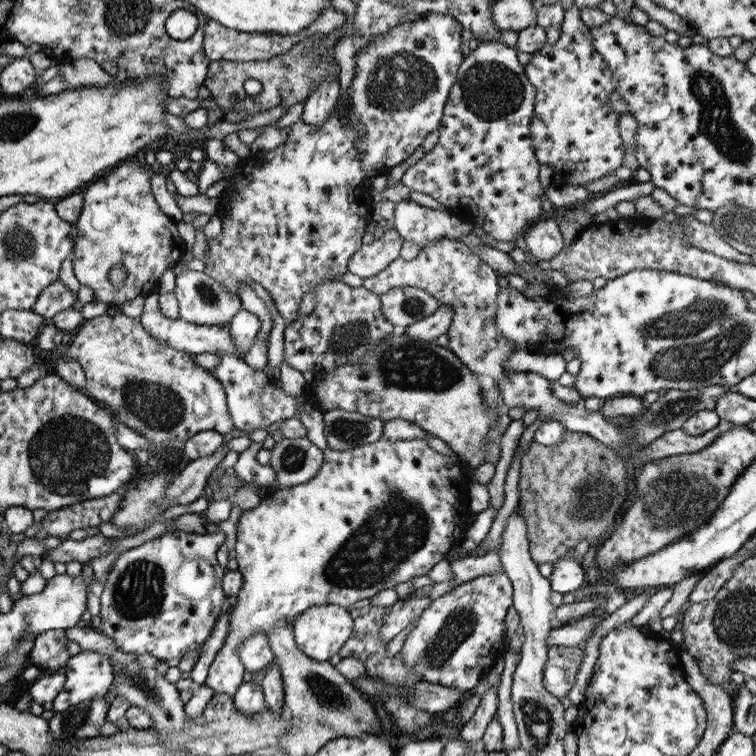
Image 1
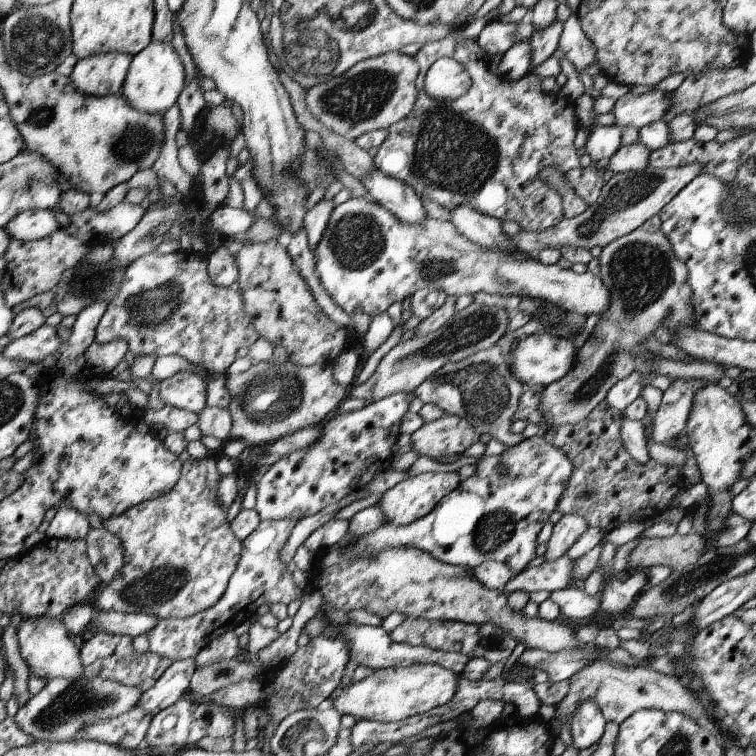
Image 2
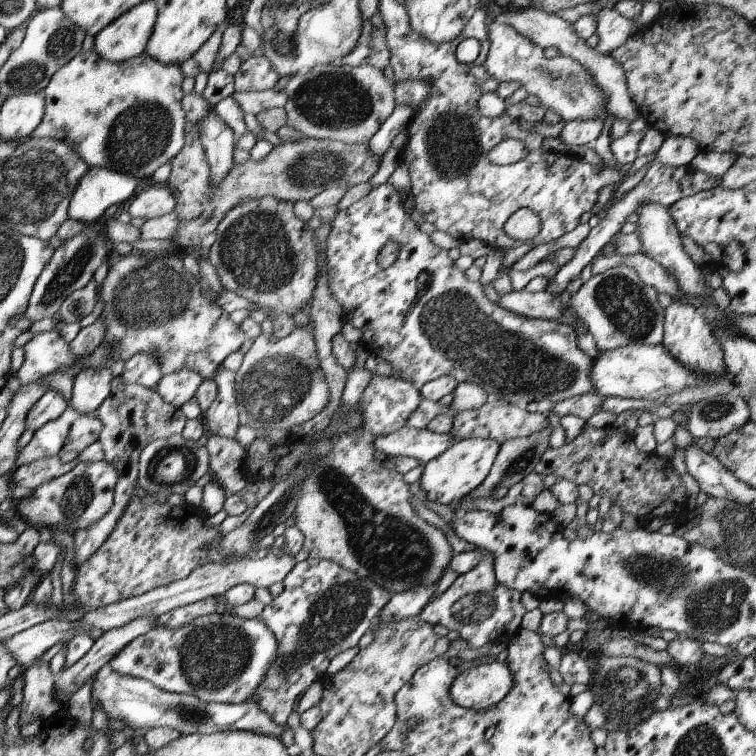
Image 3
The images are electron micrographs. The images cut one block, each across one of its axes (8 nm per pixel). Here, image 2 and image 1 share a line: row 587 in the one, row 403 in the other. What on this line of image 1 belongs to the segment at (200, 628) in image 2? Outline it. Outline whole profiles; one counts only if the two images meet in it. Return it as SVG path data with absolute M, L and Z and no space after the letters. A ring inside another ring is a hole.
M219 356L219 358L221 358L219 366L209 372L213 372L225 388L229 418L233 420L233 426L237 430L251 434L255 430L265 430L267 426L271 426L279 420L283 422L283 420L299 416L295 400L289 394L285 394L283 388L275 388L275 382L269 376L267 368L251 368L247 362L235 358L235 356Z

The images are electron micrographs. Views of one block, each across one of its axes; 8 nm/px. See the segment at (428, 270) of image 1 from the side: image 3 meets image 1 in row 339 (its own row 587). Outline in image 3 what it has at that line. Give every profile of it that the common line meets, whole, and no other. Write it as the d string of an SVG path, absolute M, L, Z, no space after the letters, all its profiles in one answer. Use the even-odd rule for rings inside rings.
M485 554L471 572L455 576L453 584L445 592L439 592L439 596L421 610L419 618L431 626L441 624L449 630L457 630L461 634L459 638L465 640L469 648L479 648L487 642L493 642L499 648L519 632L519 622L525 614L519 596L521 592L509 590L495 580L493 556Z

